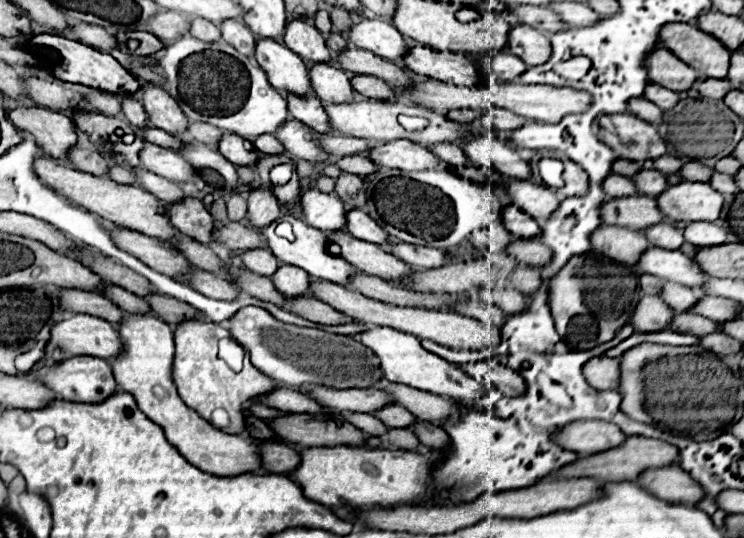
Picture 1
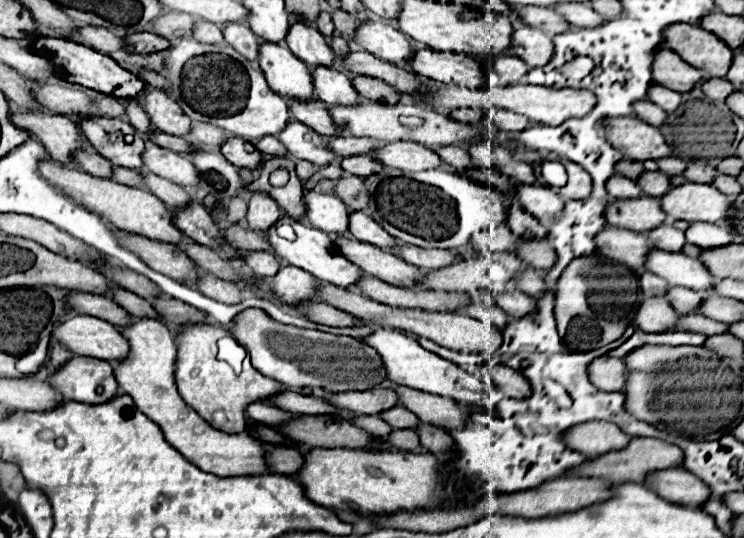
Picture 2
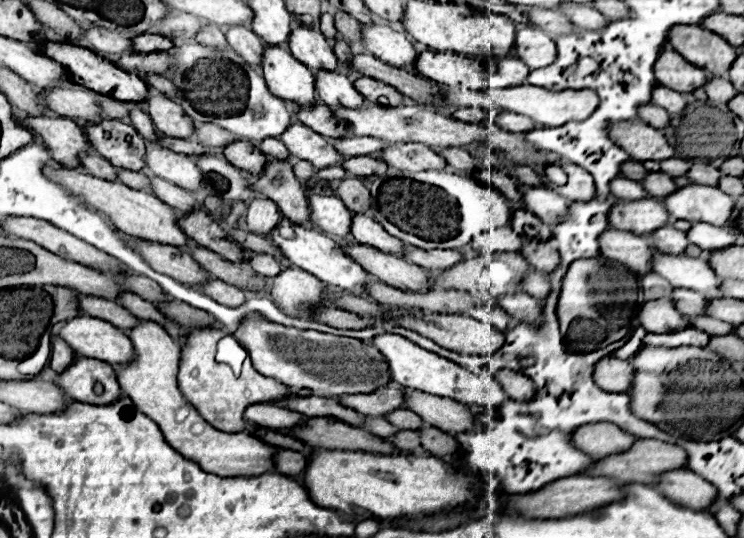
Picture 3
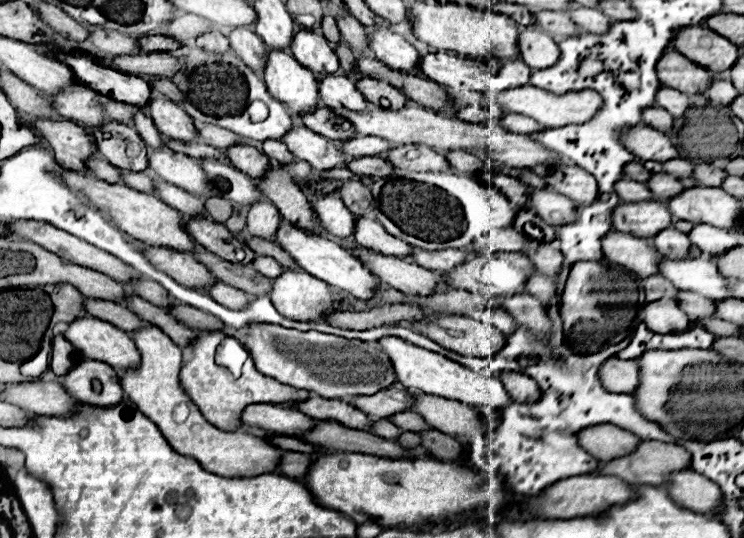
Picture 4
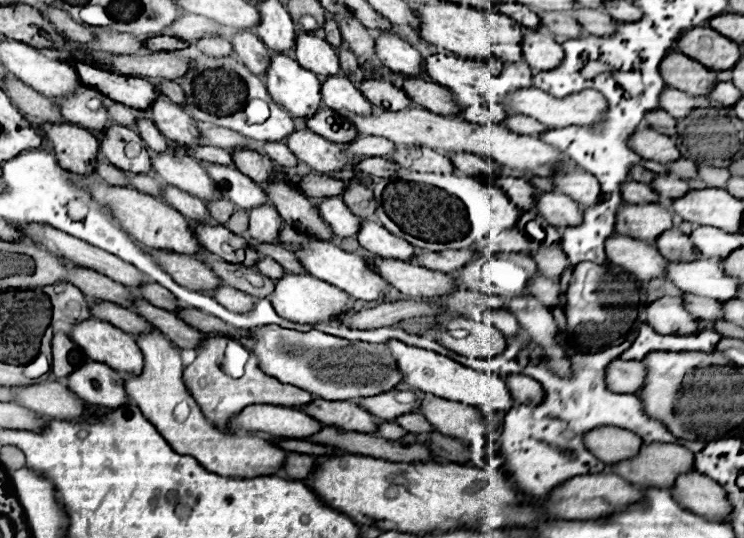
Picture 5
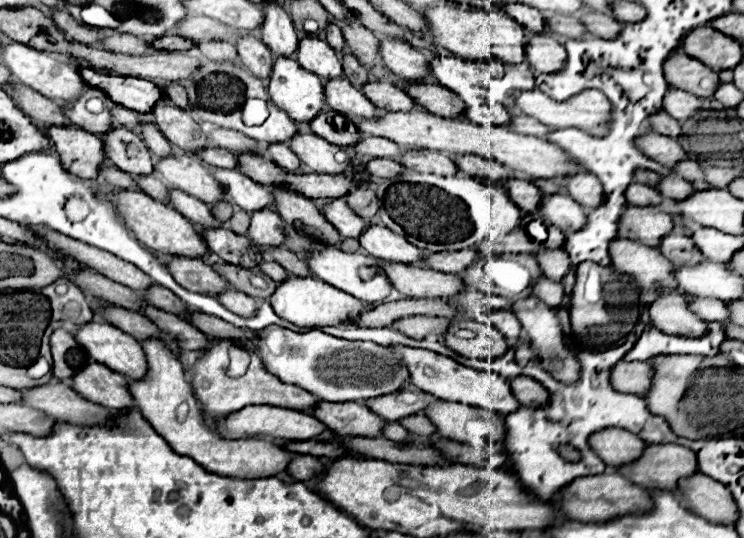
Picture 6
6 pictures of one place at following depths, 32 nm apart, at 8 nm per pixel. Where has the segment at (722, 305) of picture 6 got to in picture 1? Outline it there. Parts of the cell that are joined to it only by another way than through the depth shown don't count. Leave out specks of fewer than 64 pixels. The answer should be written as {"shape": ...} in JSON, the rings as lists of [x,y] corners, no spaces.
{"shape":[[[664,280],[658,296],[660,296],[674,312],[688,312],[688,308],[694,306],[694,302],[696,302],[702,294],[698,294],[698,290],[694,290],[694,288],[688,288],[688,286],[682,286],[682,284]]]}

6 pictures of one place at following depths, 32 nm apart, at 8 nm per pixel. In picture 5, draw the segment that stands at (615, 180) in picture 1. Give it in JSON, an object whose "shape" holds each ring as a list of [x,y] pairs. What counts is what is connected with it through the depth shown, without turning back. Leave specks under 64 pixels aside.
{"shape":[[[628,180],[622,184],[622,200],[626,204],[642,204],[642,202],[660,202],[660,198],[652,192],[648,184]]]}

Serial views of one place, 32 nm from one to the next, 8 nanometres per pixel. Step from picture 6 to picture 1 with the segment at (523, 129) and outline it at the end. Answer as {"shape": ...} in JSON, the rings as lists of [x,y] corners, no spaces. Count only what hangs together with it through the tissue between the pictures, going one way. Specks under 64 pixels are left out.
{"shape":[[[494,108],[492,110],[492,122],[494,122],[496,130],[516,130],[526,122],[526,118],[518,116],[510,110],[504,110],[504,108]]]}

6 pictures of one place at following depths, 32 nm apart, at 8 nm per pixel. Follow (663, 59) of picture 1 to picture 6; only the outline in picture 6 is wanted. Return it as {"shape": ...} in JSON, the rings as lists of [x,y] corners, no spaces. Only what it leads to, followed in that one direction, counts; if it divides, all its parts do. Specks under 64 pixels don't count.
{"shape":[[[674,52],[672,56],[666,58],[666,62],[662,64],[662,72],[666,82],[672,88],[678,90],[686,90],[694,96],[702,96],[708,98],[714,94],[714,90],[718,88],[720,80],[718,80],[718,72],[704,66],[698,60],[692,60],[686,54]]]}

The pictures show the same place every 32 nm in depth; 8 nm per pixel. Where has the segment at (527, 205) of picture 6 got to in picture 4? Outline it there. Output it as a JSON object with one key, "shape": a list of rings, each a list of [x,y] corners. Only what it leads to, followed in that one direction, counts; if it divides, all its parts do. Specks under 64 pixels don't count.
{"shape":[[[481,172],[479,178],[482,182],[492,184],[494,188],[498,188],[502,194],[506,194],[506,198],[520,206],[526,208],[526,190],[528,186],[524,182],[520,182],[518,178],[506,176],[504,172]]]}

